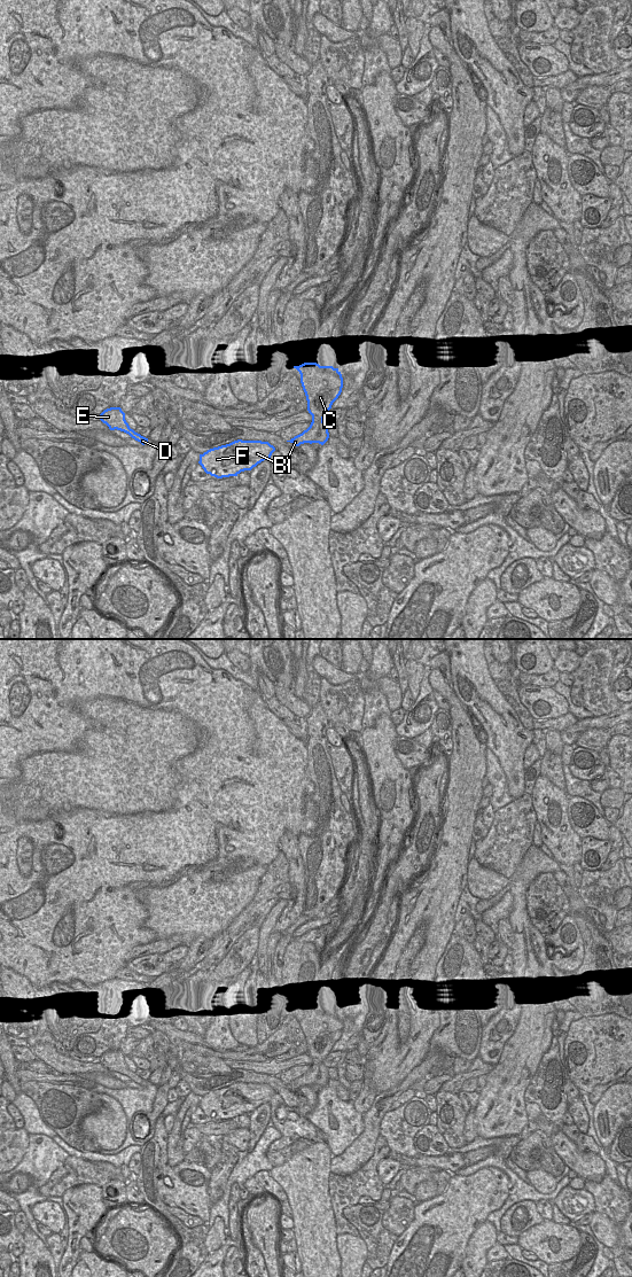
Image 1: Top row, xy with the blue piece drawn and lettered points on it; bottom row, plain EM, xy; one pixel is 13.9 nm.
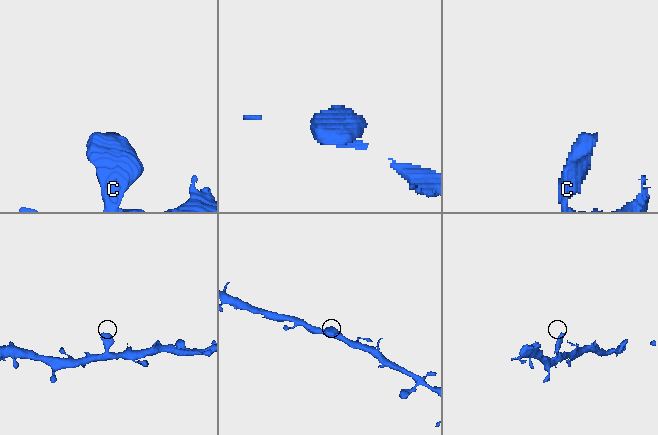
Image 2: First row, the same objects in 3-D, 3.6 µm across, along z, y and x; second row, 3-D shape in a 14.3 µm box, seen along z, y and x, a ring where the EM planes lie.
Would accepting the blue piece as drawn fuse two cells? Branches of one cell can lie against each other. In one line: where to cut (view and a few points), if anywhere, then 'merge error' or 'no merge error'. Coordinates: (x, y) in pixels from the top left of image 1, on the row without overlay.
no cut; no merge error

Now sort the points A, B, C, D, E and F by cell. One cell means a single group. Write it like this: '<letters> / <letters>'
A B C D E F

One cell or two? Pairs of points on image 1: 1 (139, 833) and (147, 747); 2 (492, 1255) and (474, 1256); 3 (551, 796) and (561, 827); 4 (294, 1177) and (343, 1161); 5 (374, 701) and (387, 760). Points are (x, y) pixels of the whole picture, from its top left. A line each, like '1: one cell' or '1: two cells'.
1: one cell
2: two cells
3: one cell
4: two cells
5: two cells

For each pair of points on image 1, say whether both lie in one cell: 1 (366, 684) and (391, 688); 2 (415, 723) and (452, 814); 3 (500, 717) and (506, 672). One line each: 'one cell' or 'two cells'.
1: one cell
2: two cells
3: two cells

